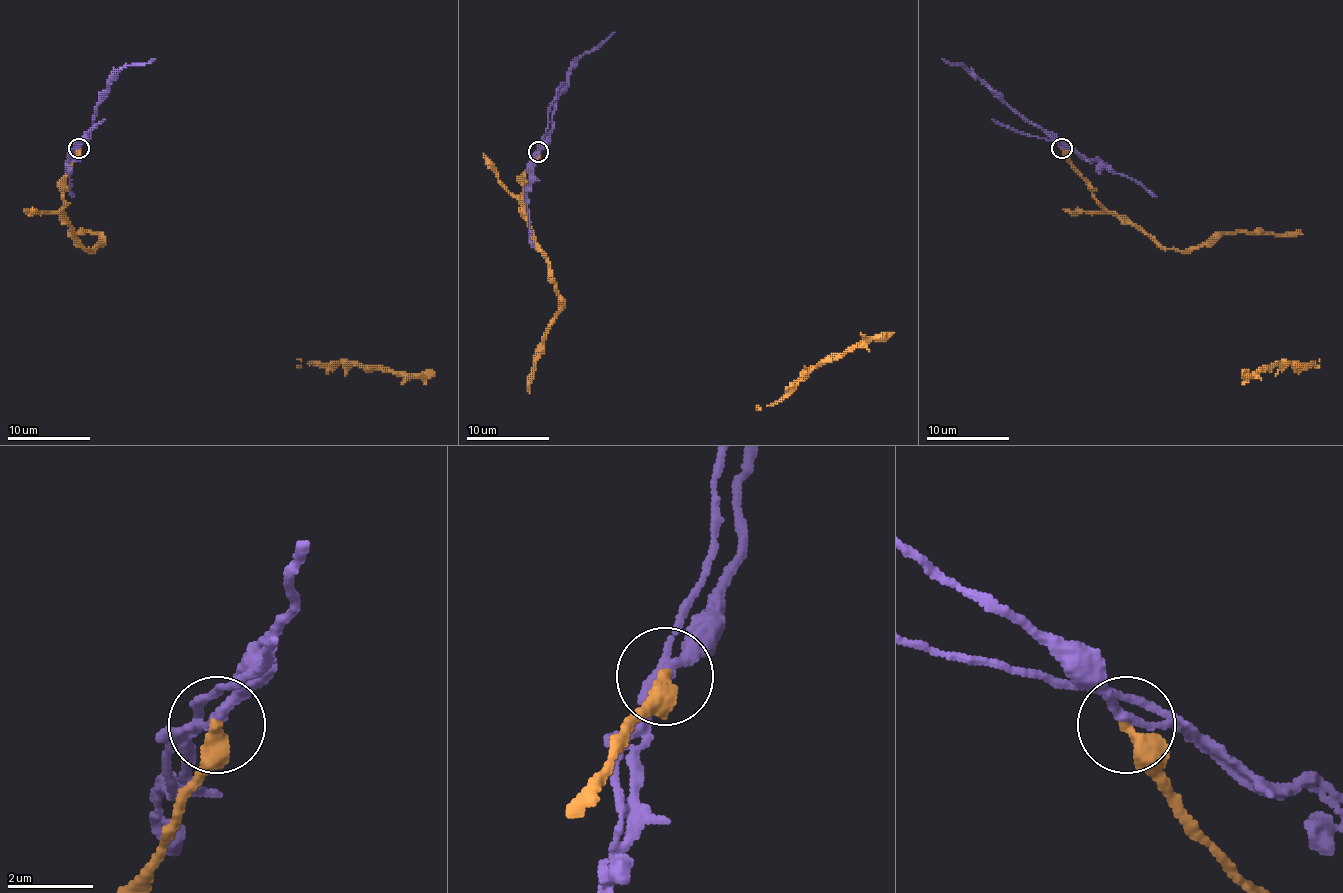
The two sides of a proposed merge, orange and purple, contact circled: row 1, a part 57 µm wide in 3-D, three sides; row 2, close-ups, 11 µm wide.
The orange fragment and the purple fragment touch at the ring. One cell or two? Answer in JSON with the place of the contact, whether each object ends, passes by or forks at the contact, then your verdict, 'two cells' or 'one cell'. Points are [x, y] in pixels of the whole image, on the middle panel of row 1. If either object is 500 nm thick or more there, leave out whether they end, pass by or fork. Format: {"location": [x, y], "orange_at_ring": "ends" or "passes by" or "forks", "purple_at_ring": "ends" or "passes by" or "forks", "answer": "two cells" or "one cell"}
{"location": [538, 152], "orange_at_ring": "ends", "purple_at_ring": "passes by", "answer": "two cells"}

